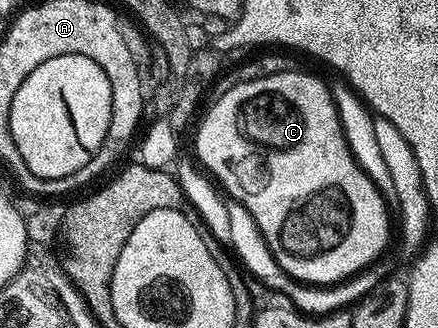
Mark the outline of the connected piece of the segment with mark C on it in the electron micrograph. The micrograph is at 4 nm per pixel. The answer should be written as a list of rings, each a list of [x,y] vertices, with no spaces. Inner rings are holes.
[[[295,70],[278,71],[260,79],[245,81],[241,85],[229,89],[229,93],[218,96],[214,100],[216,103],[208,109],[207,116],[204,117],[203,124],[200,125],[199,132],[195,135],[195,151],[199,154],[199,157],[197,156],[198,162],[215,179],[216,177],[219,178],[219,181],[217,180],[218,186],[230,198],[245,205],[245,209],[249,209],[249,213],[253,217],[257,229],[265,237],[273,257],[287,270],[289,275],[299,280],[300,283],[334,285],[344,279],[351,278],[352,275],[359,274],[360,271],[370,267],[382,256],[379,254],[386,249],[387,242],[391,239],[391,219],[387,216],[389,203],[383,198],[377,185],[373,185],[371,178],[363,172],[361,165],[357,165],[357,161],[347,144],[343,126],[339,120],[339,110],[335,107],[335,98],[331,95],[330,86],[326,82],[323,84],[315,75],[306,75],[303,71]]]

